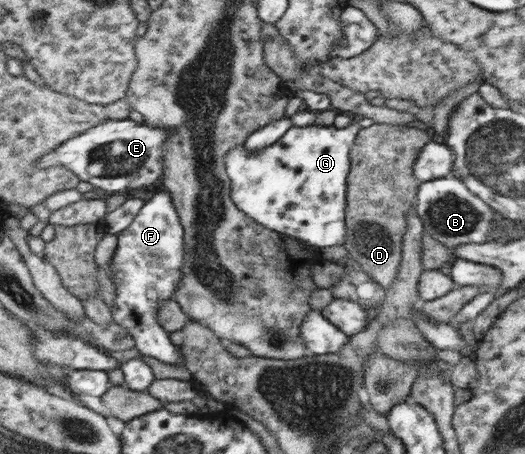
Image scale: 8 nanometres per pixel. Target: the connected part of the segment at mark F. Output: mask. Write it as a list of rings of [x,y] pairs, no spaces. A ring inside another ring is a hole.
[[[154,189],[133,223],[119,233],[120,245],[113,262],[112,280],[117,285],[114,321],[124,326],[136,339],[143,354],[169,364],[187,366],[187,353],[181,354],[172,342],[171,333],[161,324],[159,309],[165,301],[174,299],[181,281],[185,244],[180,222],[169,190]]]

